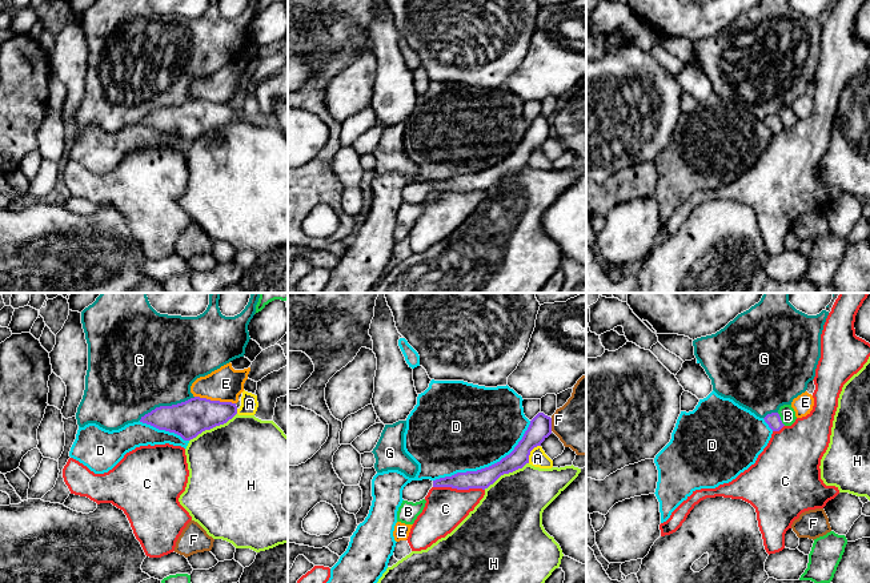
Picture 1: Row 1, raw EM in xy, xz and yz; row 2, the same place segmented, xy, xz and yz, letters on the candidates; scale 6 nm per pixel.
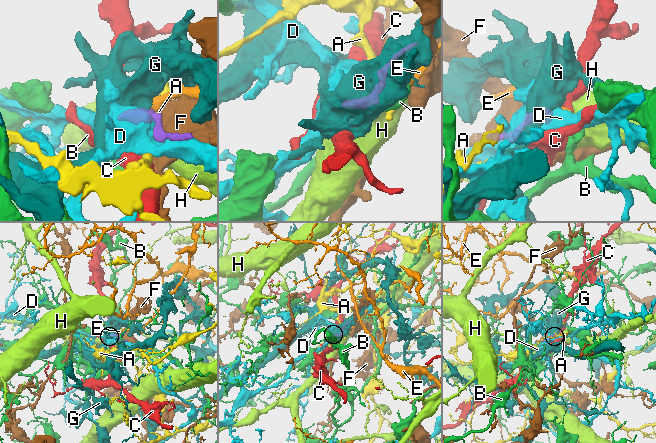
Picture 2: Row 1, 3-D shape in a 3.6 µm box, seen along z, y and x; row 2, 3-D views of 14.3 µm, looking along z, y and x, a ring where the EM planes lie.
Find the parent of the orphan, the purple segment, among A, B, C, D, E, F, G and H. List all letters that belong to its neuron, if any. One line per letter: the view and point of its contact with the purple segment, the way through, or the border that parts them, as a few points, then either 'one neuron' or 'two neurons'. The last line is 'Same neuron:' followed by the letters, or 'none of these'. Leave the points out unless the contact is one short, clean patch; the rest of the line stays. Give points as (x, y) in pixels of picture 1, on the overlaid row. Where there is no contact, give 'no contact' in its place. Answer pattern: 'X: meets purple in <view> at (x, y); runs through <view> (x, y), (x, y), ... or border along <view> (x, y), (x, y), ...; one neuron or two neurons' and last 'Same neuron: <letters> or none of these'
A: meets purple in xz at (529, 453); border along xz (540, 445), (530, 451), (528, 462); two neurons
B: meets purple in yz at (780, 419); border along yz (777, 413), (785, 425); two neurons
C: meets purple in xz at (458, 489); border along xz (433, 486), (484, 490); two neurons
D: meets purple in xz at (486, 467); two neurons
E: meets purple in xy at (215, 401); border along xy (195, 395), (235, 403); two neurons
F: meets purple in xz at (550, 425); two neurons
G: meets purple in xy at (167, 406); two neurons
H: meets purple in xy at (212, 427); border along xy (236, 413), (225, 422), (203, 430), (189, 441); two neurons
Same neuron: none of these

